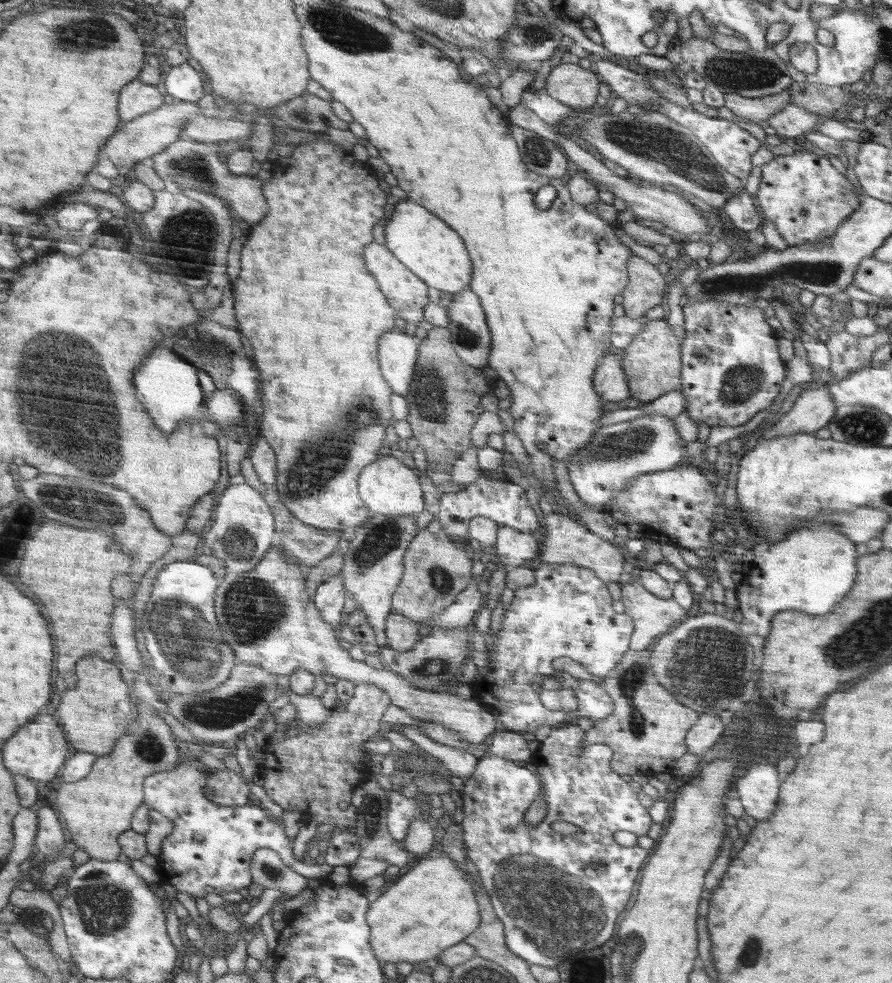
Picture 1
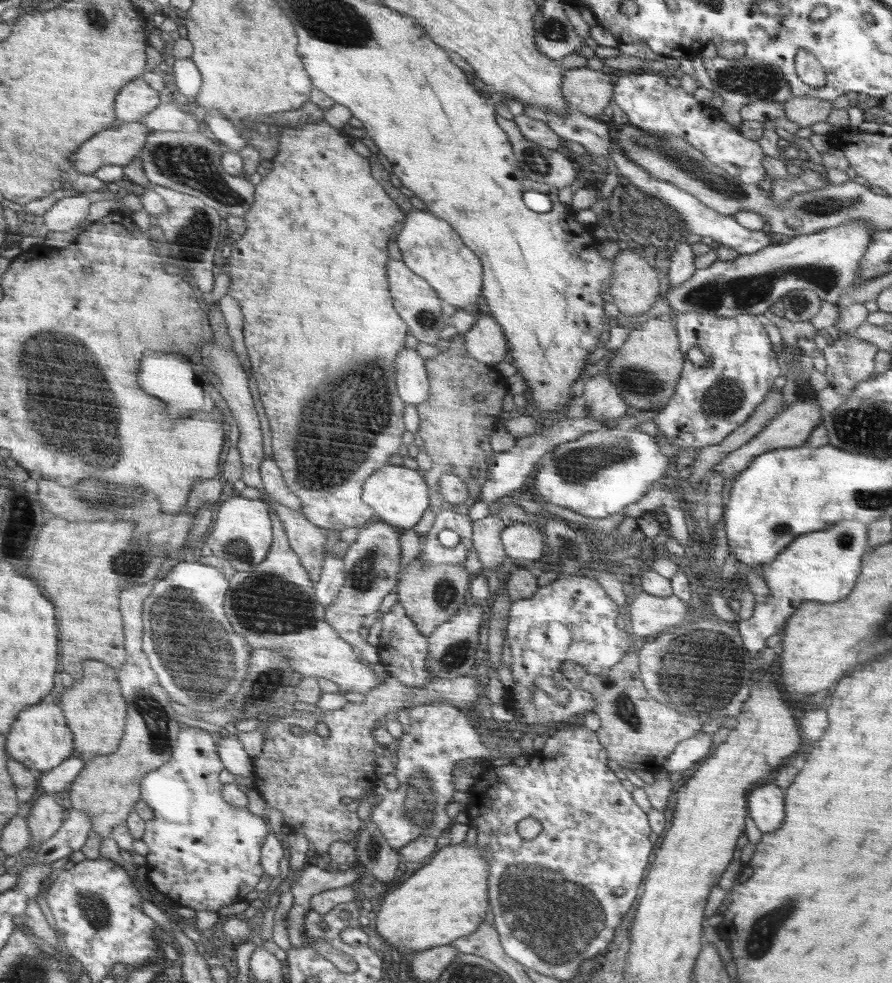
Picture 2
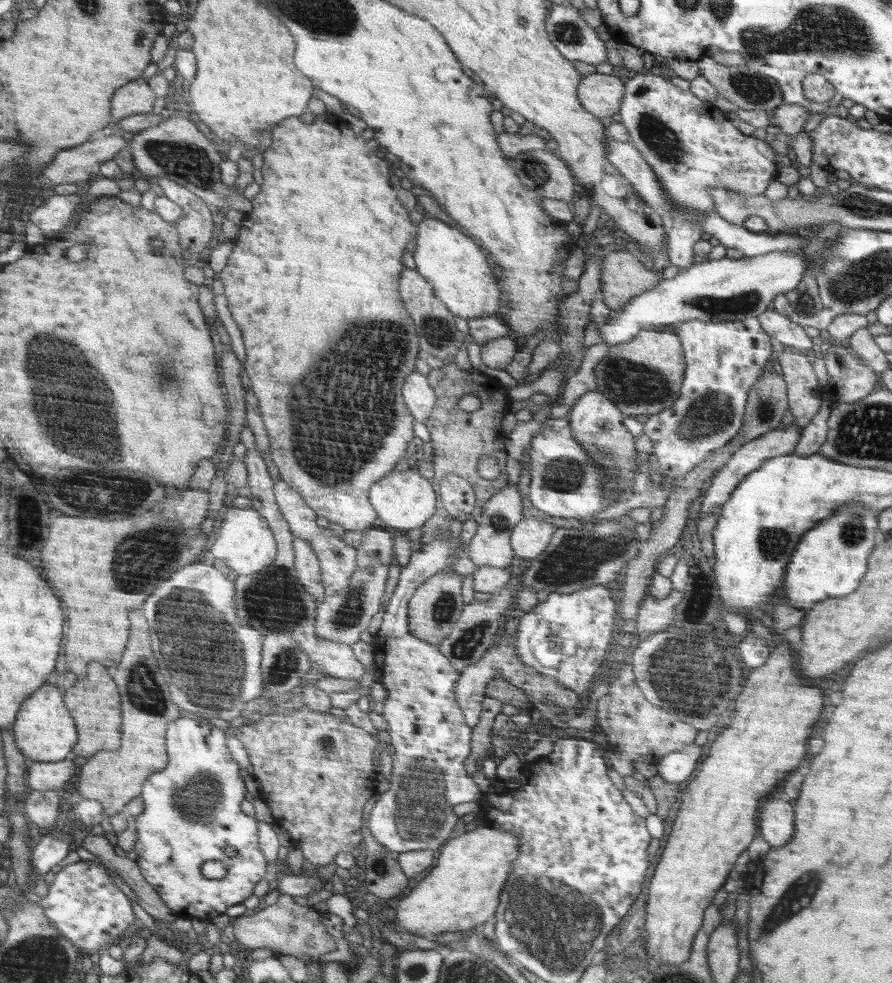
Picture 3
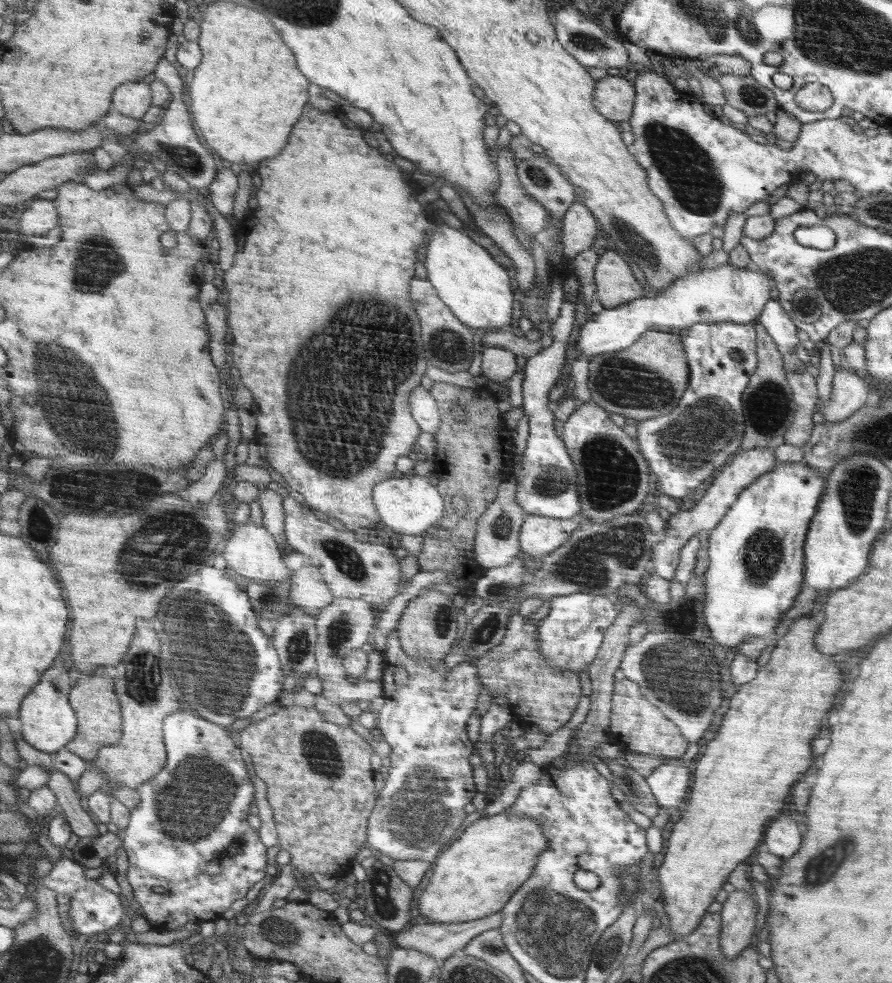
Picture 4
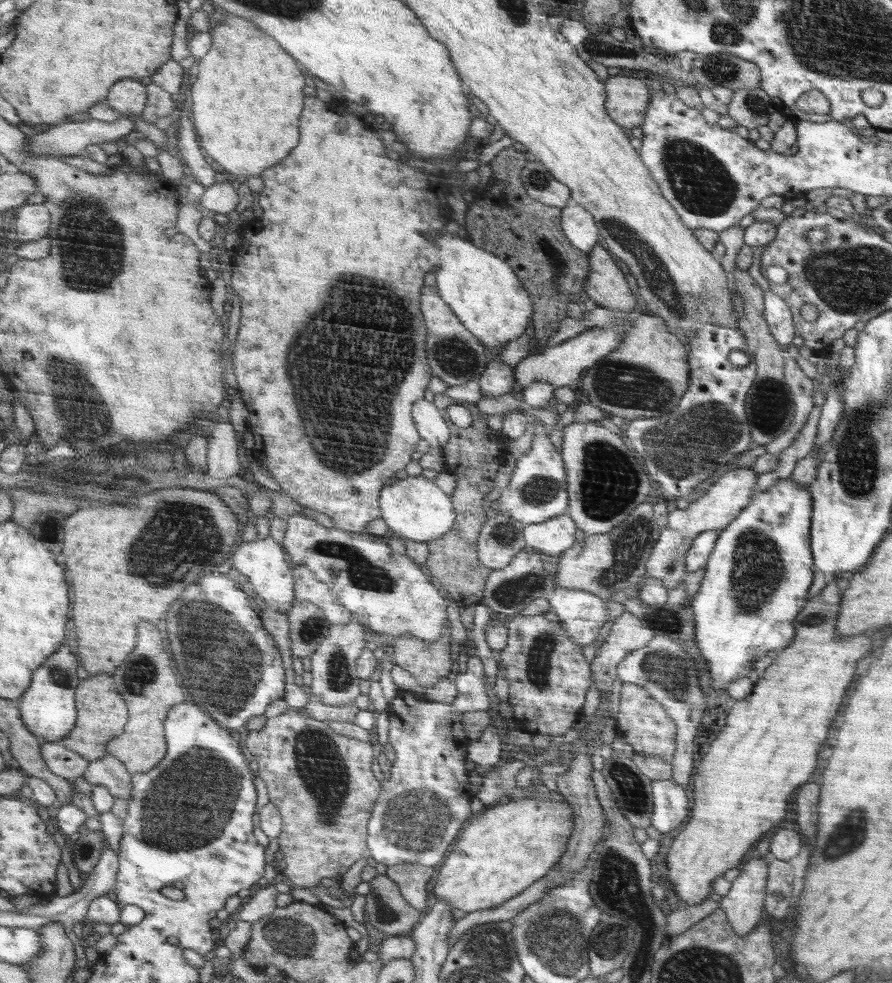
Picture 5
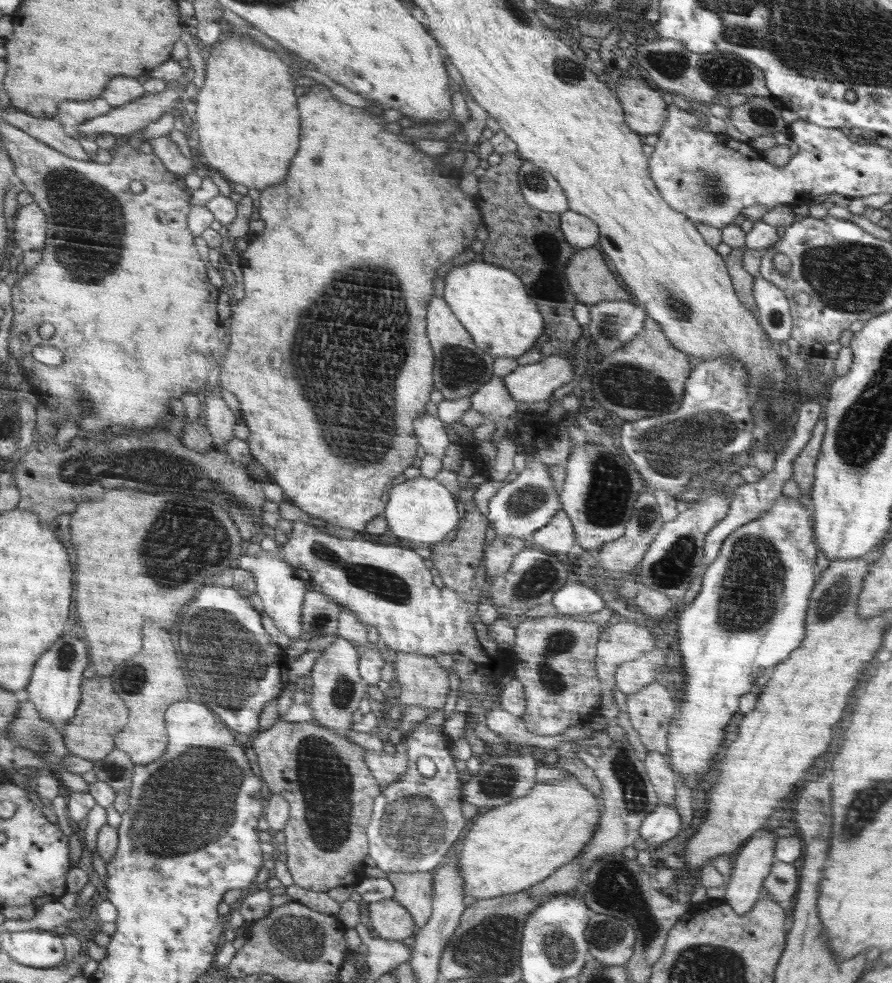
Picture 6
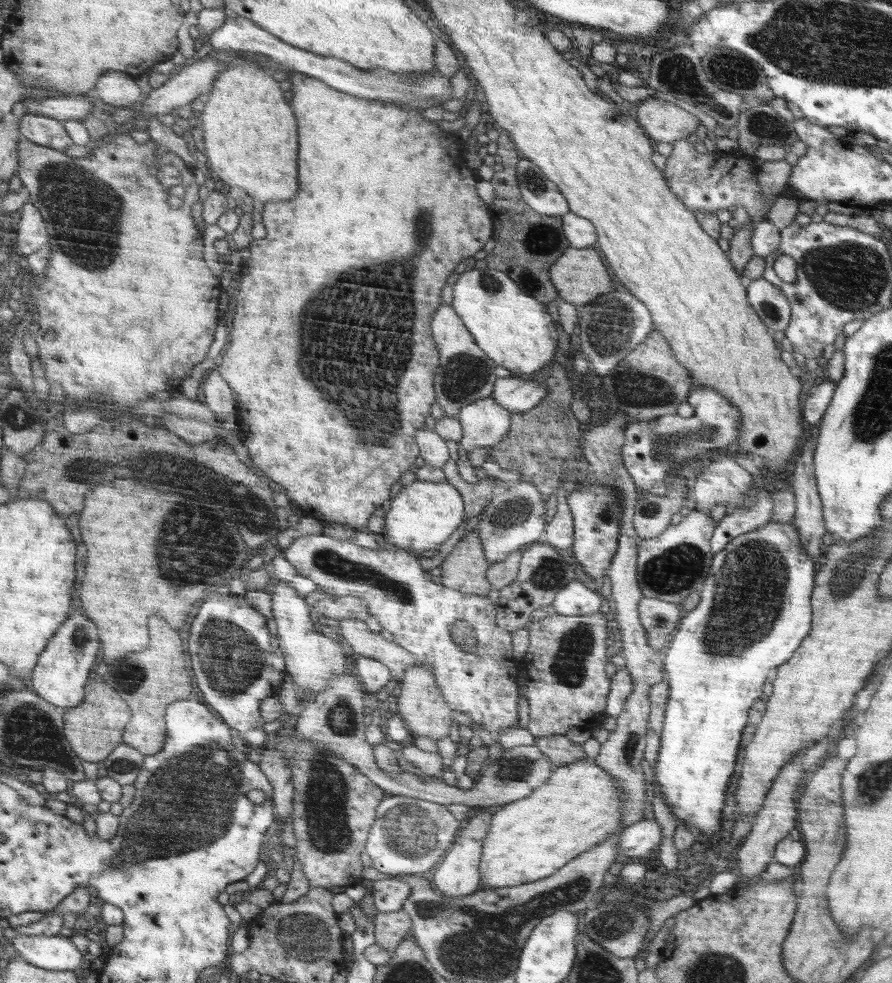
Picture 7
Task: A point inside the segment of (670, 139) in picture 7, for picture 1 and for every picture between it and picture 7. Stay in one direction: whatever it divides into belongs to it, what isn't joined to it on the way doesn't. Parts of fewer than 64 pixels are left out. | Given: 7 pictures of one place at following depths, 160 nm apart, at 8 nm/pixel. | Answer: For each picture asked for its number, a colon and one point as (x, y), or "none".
1: (576, 87)
2: (588, 92)
3: (600, 94)
4: (614, 97)
5: (627, 101)
6: (645, 109)

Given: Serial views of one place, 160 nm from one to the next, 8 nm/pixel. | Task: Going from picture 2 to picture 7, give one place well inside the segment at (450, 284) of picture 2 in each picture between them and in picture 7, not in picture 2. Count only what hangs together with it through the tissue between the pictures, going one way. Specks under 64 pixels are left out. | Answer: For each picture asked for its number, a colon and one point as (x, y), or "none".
3: (457, 267)
4: (477, 290)
5: (481, 289)
6: (493, 305)
7: (512, 327)

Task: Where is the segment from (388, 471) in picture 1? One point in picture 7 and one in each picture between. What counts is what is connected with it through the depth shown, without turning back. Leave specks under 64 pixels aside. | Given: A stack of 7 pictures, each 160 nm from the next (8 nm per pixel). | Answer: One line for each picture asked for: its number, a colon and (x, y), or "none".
2: (398, 495)
3: (404, 500)
4: (410, 505)
5: (414, 508)
6: (421, 510)
7: (423, 514)

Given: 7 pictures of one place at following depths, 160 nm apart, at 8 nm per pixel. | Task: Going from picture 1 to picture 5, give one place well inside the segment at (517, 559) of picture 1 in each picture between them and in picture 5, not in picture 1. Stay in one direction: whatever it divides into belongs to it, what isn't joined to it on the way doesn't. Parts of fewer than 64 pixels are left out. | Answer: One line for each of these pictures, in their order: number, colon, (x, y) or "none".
2: (522, 542)
3: (529, 538)
4: (538, 535)
5: (556, 535)

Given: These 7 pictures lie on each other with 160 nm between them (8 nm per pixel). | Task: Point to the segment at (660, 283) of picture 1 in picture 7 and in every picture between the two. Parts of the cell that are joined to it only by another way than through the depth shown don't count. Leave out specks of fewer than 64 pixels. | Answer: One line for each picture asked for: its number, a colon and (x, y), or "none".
2: (634, 286)
3: (623, 278)
4: (615, 285)
5: (605, 284)
6: (588, 276)
7: (579, 277)

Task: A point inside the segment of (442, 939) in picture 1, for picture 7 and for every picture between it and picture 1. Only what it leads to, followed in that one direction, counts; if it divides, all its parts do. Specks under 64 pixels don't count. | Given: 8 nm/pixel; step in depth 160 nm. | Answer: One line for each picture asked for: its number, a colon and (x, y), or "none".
2: (447, 899)
3: (463, 890)
4: (494, 856)
5: (503, 851)
6: (512, 847)
7: (579, 807)

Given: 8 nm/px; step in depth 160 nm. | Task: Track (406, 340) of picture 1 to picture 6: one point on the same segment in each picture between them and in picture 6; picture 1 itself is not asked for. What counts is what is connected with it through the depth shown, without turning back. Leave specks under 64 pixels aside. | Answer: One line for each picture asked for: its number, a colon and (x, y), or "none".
2: (414, 385)
3: (421, 398)
4: (424, 408)
5: (431, 424)
6: (433, 439)

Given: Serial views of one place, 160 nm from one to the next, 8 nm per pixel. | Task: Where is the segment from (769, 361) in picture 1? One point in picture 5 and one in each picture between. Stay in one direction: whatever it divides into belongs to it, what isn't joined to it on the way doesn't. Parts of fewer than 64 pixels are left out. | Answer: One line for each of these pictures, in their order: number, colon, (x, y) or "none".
2: (733, 368)
3: (725, 359)
4: (699, 436)
5: (709, 428)

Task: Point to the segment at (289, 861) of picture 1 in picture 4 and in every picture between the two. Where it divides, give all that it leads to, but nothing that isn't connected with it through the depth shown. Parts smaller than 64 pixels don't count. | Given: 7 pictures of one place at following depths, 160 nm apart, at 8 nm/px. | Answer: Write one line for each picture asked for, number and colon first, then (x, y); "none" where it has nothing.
2: (198, 846)
3: (192, 812)
4: (197, 805)

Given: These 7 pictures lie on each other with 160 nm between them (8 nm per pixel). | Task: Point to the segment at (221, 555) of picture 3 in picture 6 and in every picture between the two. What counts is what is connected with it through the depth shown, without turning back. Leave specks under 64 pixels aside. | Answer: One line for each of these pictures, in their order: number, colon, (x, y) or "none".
4: (251, 553)
5: (262, 561)
6: (282, 594)

